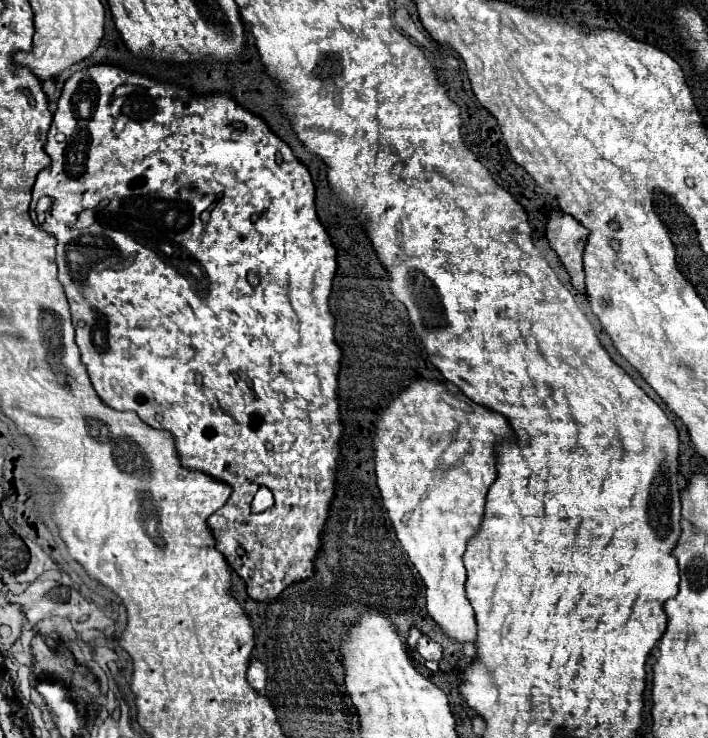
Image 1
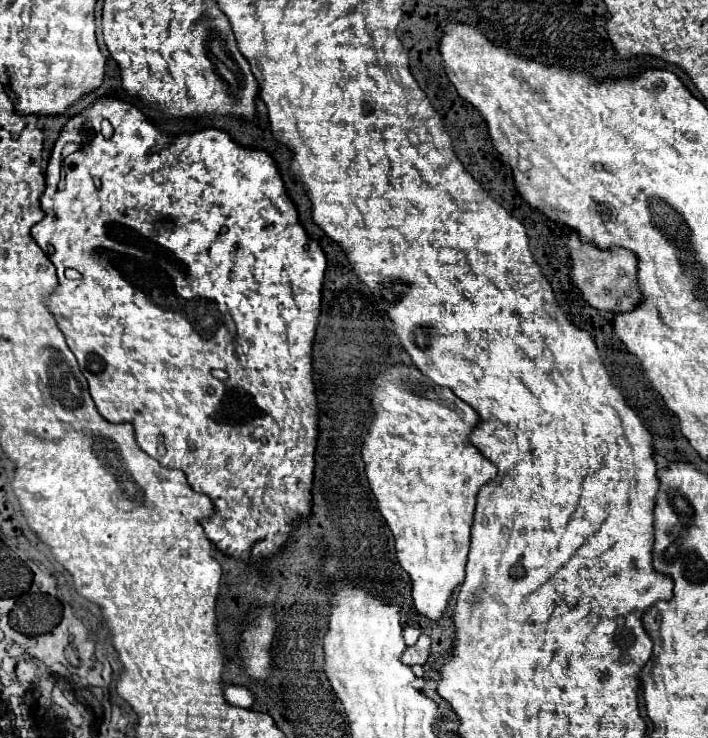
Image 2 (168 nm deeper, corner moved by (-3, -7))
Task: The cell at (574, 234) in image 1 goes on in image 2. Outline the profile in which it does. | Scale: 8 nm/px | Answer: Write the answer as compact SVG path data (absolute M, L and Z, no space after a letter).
M571 234L567 238L567 246L571 252L571 262L573 262L571 278L581 290L583 298L593 308L617 314L617 312L631 312L643 302L643 294L637 284L637 256L631 250L625 250L621 246L599 250L593 244L581 242L577 234Z

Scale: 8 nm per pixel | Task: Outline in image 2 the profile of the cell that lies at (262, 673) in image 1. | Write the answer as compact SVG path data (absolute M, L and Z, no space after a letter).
M225 686L225 698L227 698L227 704L239 706L239 708L249 708L253 704L253 694L243 686Z

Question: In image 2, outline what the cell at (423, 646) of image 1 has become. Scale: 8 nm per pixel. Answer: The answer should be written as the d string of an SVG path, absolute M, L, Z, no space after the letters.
M421 634L417 644L415 646L409 646L403 654L401 654L401 662L407 664L407 666L413 666L413 664L425 664L427 656L429 656L429 646L431 646L431 640L427 634Z

